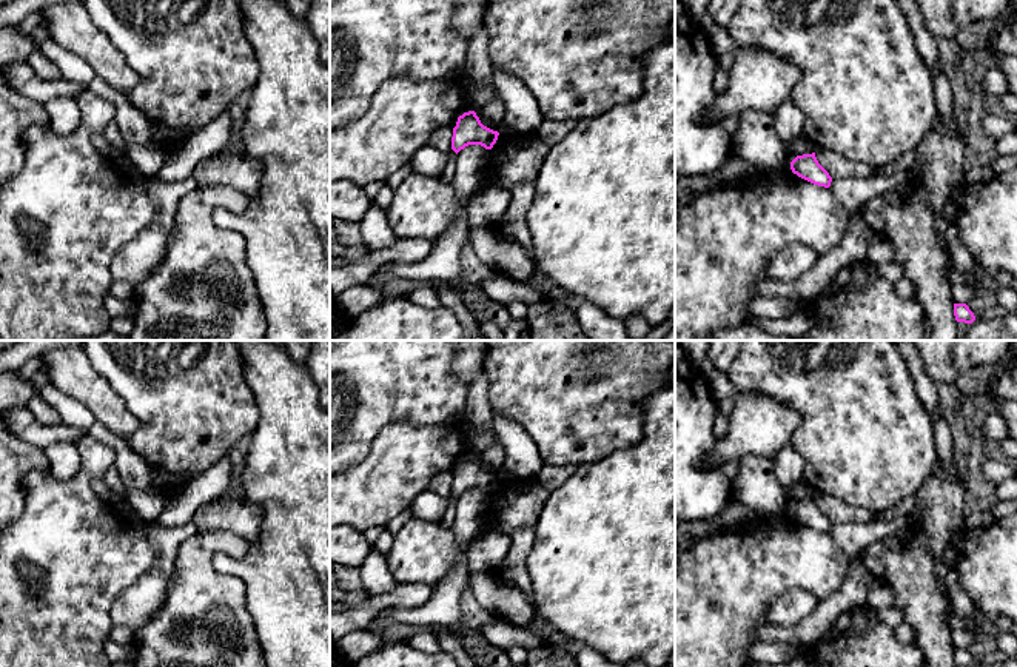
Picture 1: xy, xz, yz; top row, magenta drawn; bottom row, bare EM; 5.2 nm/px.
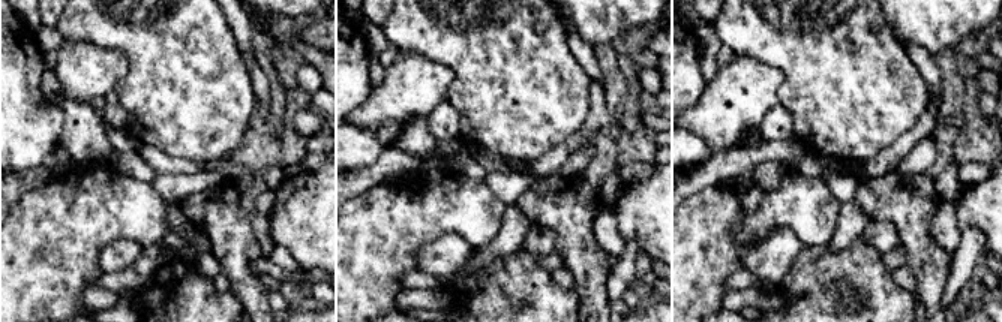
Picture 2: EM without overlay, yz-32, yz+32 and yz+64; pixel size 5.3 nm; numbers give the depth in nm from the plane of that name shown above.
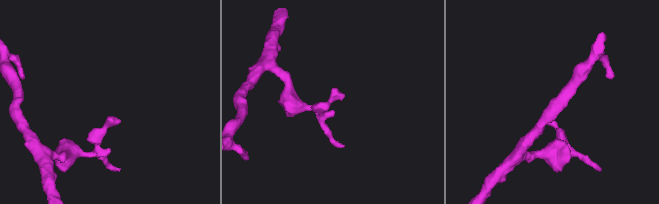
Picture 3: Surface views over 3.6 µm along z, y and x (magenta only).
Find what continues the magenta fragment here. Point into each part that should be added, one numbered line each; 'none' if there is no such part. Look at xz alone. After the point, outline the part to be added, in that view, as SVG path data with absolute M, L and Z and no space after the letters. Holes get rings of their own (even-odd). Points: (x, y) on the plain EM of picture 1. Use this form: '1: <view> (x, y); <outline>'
none

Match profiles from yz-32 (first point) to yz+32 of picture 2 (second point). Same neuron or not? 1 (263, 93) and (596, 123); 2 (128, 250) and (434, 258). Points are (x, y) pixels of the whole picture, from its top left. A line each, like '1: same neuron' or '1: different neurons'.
1: same neuron
2: same neuron

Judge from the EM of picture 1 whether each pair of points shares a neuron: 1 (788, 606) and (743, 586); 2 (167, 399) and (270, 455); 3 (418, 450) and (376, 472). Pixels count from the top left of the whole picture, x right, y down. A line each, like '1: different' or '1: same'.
1: different
2: different
3: same

